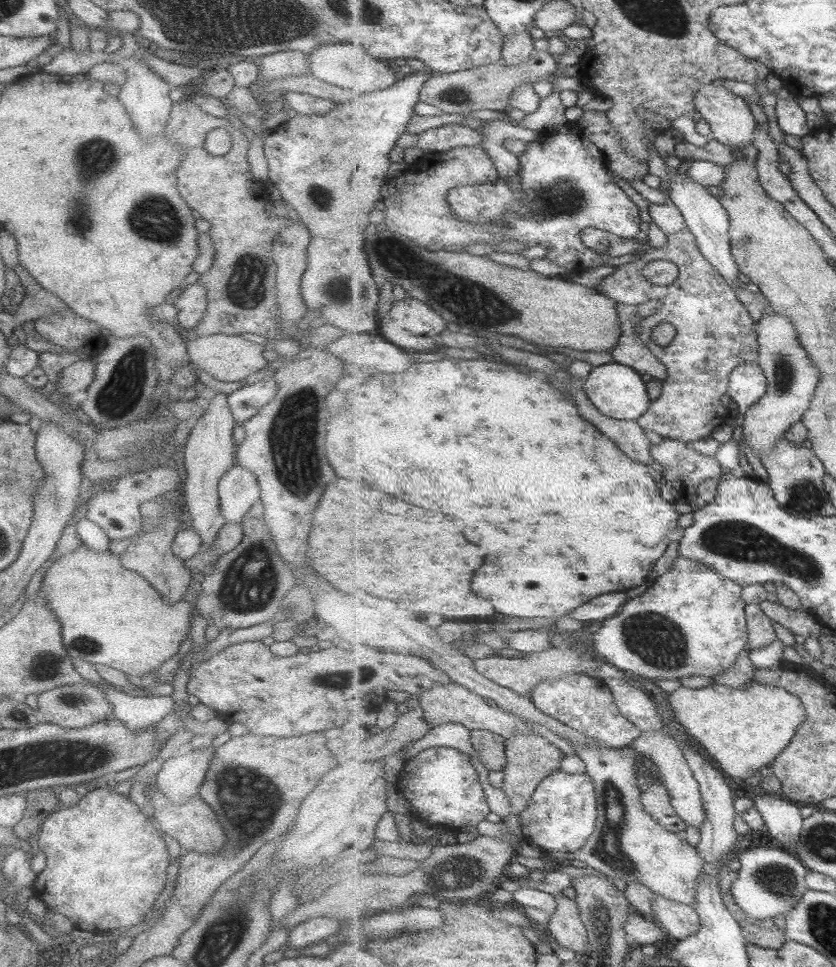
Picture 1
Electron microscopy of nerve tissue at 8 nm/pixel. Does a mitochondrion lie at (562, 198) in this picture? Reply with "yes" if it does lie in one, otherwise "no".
yes

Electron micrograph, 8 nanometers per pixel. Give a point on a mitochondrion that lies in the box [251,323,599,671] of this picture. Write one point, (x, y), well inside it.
(295, 440)

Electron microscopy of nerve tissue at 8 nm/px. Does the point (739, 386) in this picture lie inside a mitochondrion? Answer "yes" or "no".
no

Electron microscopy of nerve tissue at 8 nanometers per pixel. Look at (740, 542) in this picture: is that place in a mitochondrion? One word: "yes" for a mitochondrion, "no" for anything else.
yes

